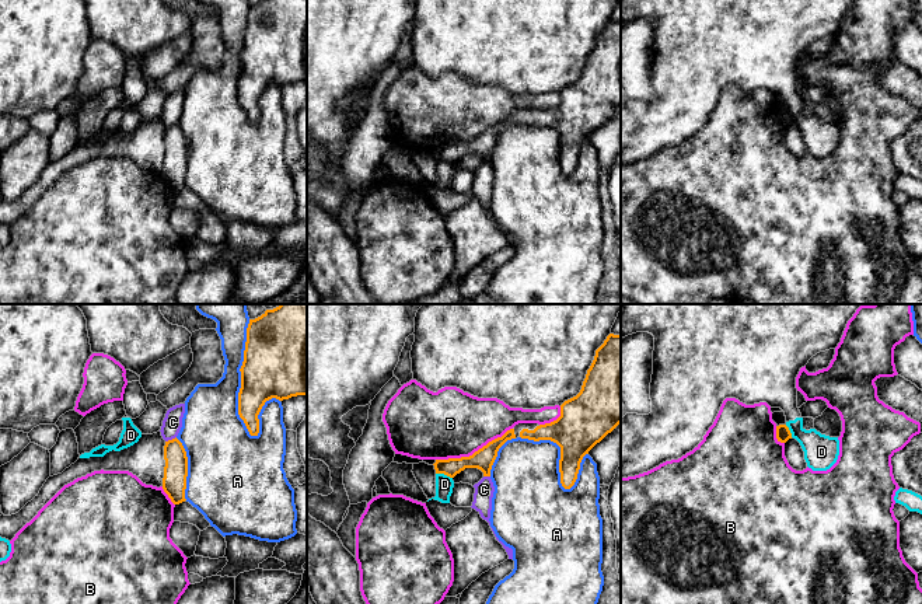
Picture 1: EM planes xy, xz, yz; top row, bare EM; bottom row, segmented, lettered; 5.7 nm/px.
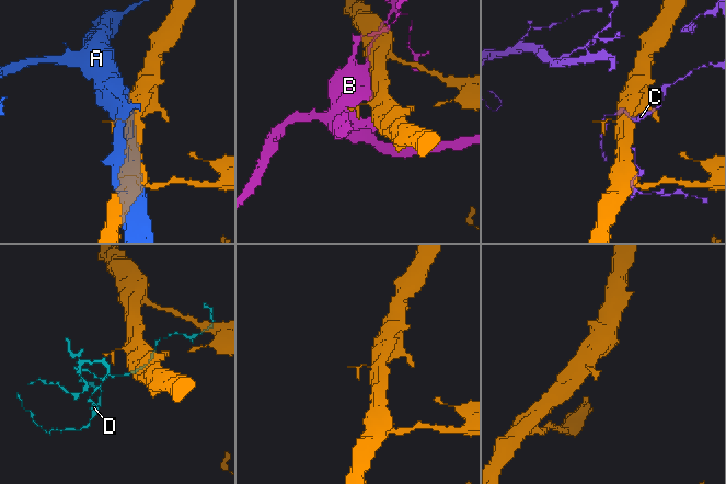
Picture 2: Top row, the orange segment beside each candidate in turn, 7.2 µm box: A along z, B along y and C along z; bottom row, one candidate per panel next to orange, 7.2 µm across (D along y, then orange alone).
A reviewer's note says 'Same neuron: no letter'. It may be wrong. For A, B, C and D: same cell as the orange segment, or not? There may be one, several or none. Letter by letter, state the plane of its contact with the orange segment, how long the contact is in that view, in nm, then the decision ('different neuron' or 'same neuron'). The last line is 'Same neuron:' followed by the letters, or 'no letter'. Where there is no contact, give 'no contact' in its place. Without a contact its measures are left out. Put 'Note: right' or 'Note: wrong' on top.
Note: right
A: meets orange in xy; contact 650 nm long; different neuron
B: meets orange in xz; contact 480 nm long; different neuron
C: meets orange in xy; contact 70 nm long; different neuron
D: meets orange in xz; contact 100 nm long; different neuron
Same neuron: no letter

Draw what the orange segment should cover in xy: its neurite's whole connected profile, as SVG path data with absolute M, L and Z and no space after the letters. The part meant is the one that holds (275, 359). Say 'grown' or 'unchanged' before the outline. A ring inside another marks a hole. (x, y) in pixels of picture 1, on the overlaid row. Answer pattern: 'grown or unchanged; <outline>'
unchanged; M280 304L249 320L240 371L238 415L249 434L258 436L258 415L266 401L307 395L307 304Z

